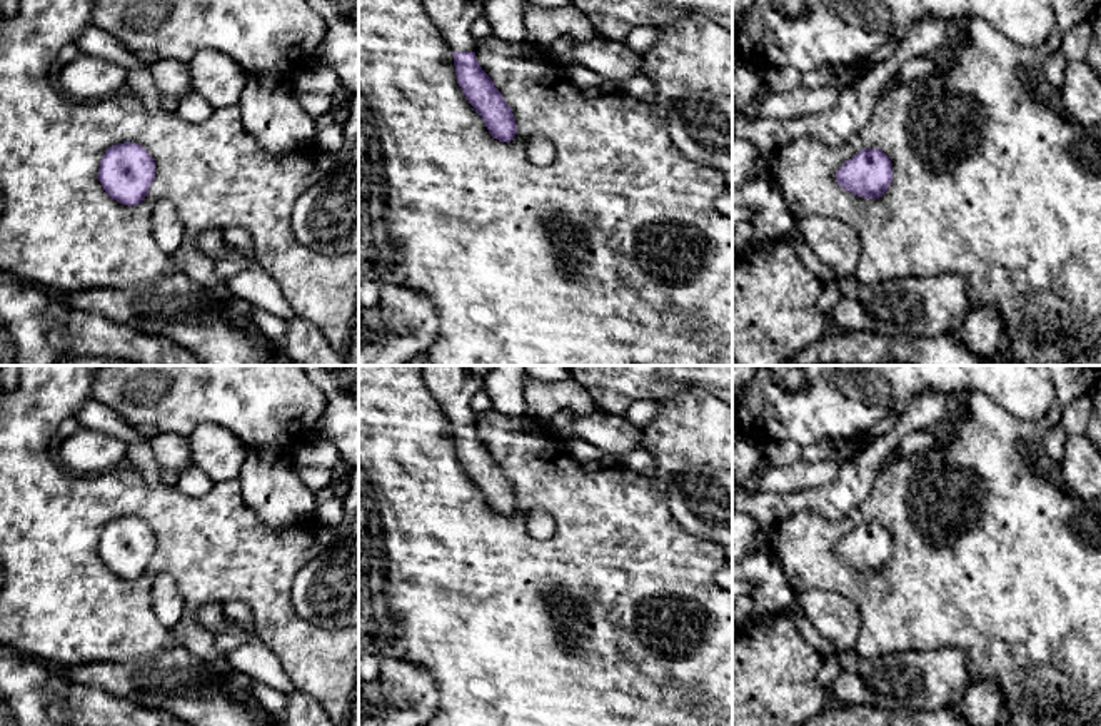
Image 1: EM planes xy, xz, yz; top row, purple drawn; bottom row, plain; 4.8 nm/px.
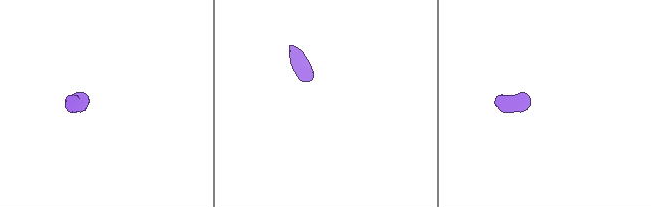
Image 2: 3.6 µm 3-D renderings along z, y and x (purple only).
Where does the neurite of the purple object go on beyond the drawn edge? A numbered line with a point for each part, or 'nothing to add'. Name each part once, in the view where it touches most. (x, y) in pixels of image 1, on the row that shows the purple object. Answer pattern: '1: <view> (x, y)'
1: xz (454, 19)

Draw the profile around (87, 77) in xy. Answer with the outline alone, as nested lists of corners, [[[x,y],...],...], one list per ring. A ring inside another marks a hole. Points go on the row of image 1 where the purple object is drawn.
[[[78,53],[55,70],[58,88],[78,102],[105,100],[125,92],[127,70],[103,58]]]

